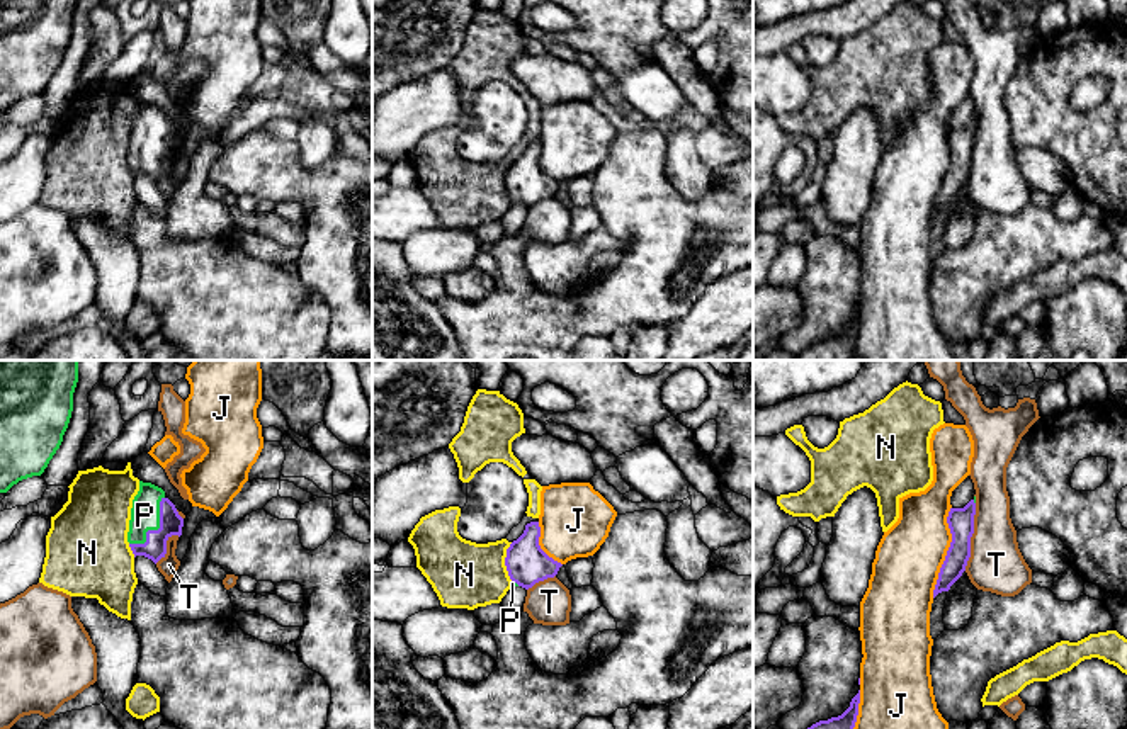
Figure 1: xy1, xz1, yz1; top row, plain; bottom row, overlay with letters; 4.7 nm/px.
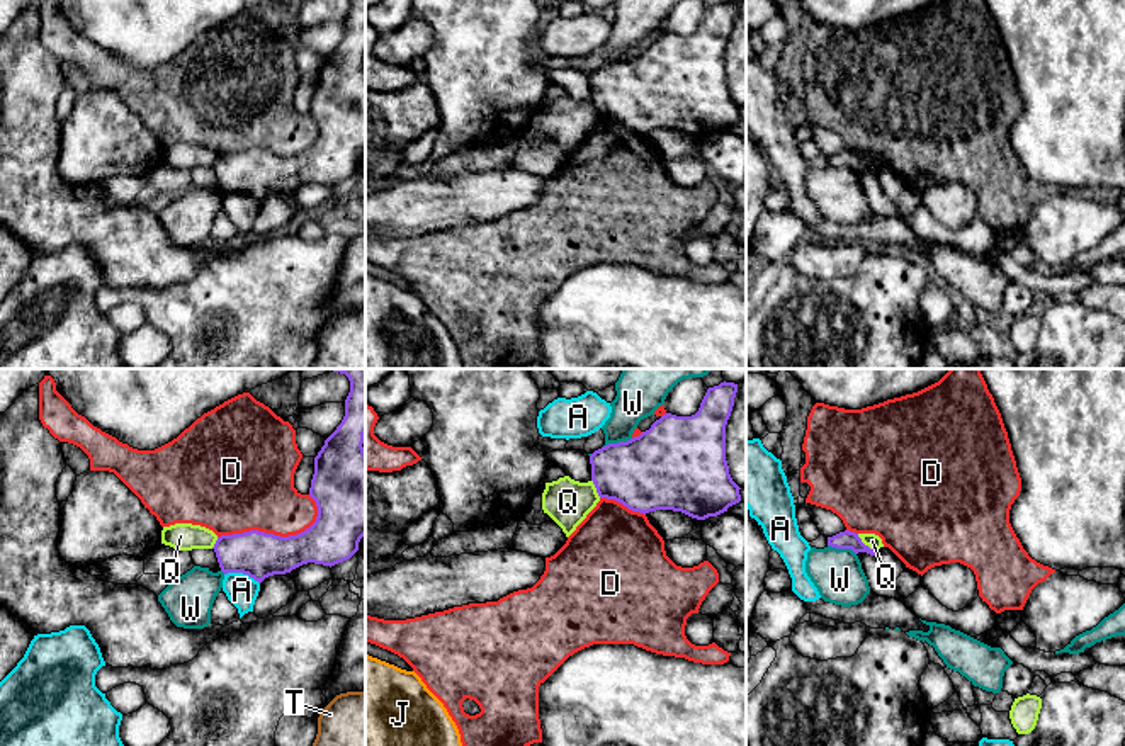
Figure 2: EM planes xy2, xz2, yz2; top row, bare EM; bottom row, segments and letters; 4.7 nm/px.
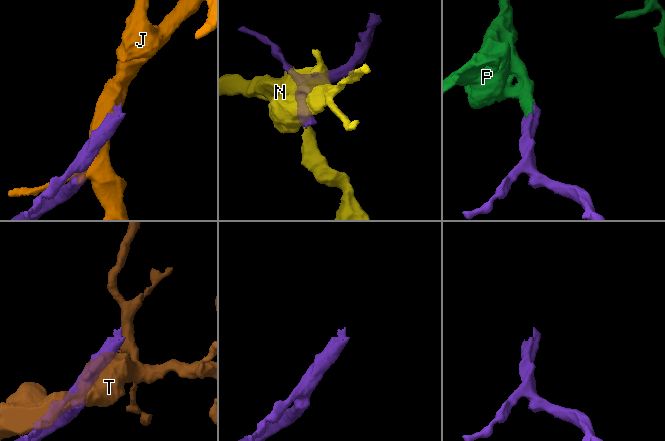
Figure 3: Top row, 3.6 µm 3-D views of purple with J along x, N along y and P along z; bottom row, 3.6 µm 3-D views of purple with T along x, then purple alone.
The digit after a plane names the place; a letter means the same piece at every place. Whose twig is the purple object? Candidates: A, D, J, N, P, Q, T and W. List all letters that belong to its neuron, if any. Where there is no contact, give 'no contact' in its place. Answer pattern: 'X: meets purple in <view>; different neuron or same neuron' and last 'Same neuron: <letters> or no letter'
A: meets purple in xy2; different neuron
D: meets purple in xy2; different neuron
J: meets purple in yz1; different neuron
N: meets purple in xz1; different neuron
P: meets purple in xy1; same neuron
Q: meets purple in yz2; different neuron
T: meets purple in yz1; different neuron
W: meets purple in xz2; different neuron
Same neuron: P

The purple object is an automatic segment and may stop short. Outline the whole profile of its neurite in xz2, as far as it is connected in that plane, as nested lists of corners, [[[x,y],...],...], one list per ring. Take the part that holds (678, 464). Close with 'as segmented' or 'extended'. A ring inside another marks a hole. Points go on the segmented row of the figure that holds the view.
[[[724,381],[707,389],[695,415],[666,413],[639,437],[595,450],[590,455],[590,464],[598,496],[615,500],[644,515],[673,510],[697,520],[717,517],[739,503],[741,488],[732,481],[726,461],[726,425],[736,393],[738,384]]]; as segmented

